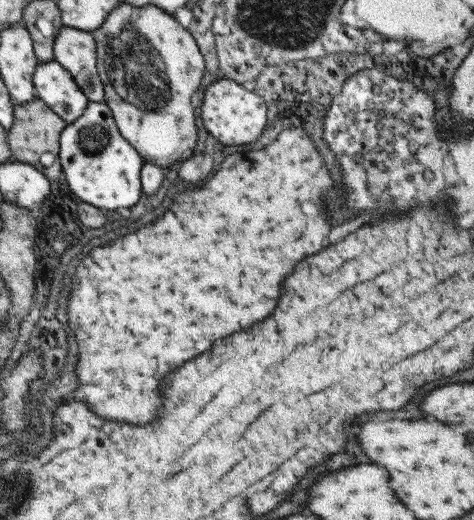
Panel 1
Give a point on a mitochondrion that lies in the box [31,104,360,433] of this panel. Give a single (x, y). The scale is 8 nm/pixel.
(92, 141)

